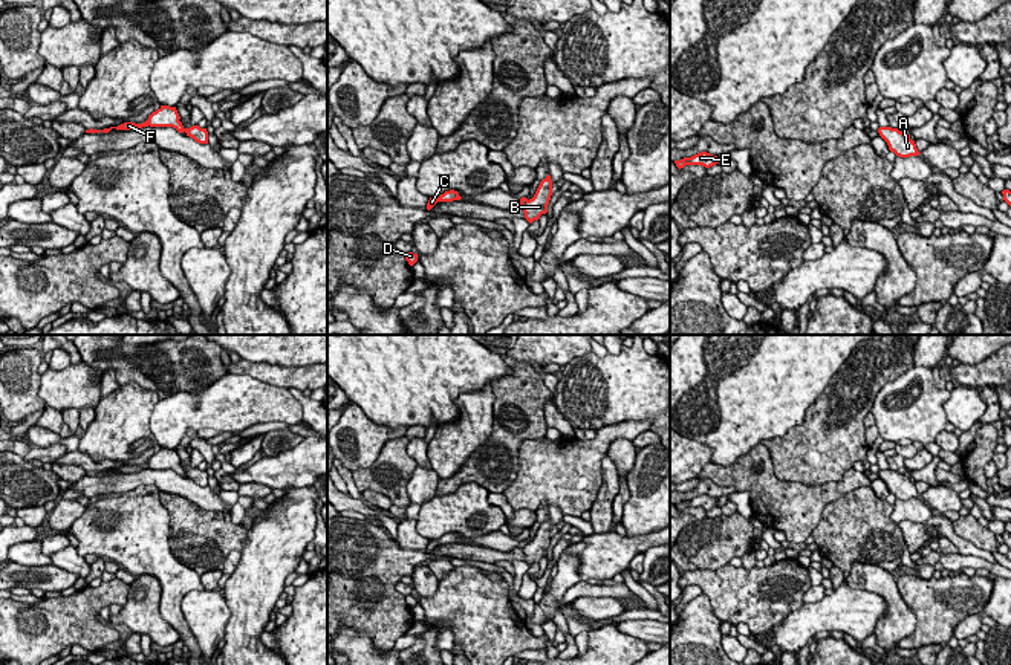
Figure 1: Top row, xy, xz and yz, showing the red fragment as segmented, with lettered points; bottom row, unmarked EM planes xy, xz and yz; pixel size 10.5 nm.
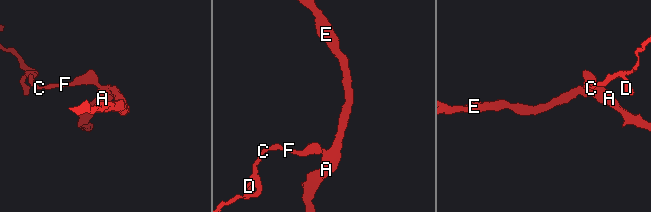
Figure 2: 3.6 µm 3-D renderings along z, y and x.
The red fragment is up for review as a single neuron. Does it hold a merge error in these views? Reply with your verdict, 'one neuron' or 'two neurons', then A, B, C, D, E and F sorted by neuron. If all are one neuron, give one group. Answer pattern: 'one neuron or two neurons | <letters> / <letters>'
two neurons | A B E / C D F

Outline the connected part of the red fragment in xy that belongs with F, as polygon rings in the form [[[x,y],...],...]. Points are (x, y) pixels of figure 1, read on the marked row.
[[[161,105],[156,112],[153,112],[148,119],[142,124],[135,124],[135,122],[124,122],[118,127],[110,127],[110,128],[104,128],[104,130],[86,130],[86,133],[109,133],[112,128],[116,130],[138,130],[142,127],[173,127],[176,128],[179,133],[184,133],[185,128],[182,125],[182,122],[179,121],[180,116],[176,110],[176,107],[170,107],[170,105]]]

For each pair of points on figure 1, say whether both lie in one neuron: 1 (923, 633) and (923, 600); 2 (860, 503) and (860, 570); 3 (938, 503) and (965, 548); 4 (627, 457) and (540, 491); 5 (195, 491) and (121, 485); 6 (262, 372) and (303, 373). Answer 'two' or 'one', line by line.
1: one
2: two
3: two
4: two
5: one
6: one

